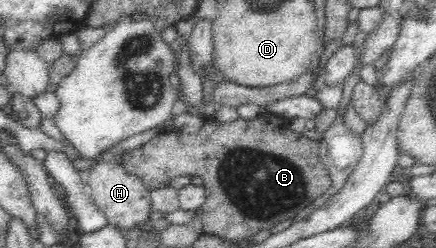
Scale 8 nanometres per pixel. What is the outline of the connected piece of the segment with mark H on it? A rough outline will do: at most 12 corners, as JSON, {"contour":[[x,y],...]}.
{"contour":[[118,161],[87,172],[90,196],[108,224],[147,223],[150,191]]}

